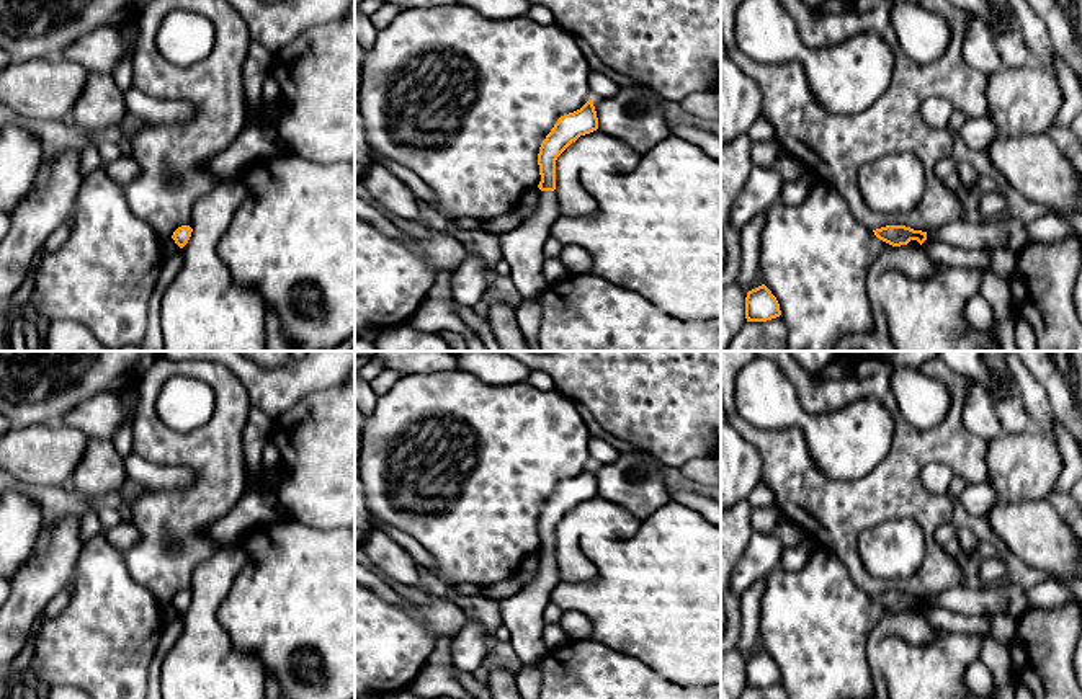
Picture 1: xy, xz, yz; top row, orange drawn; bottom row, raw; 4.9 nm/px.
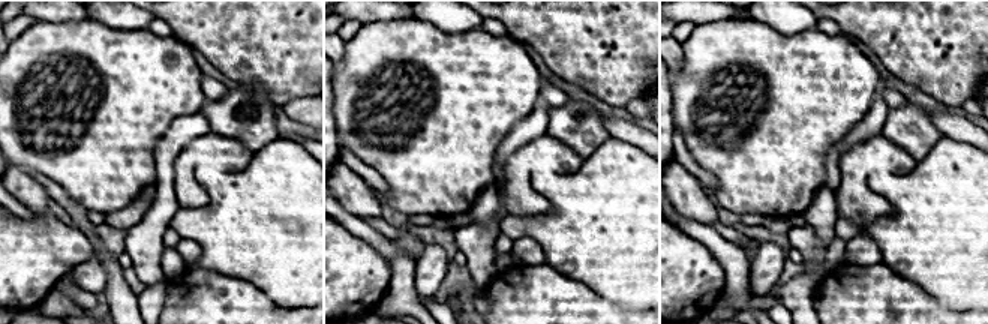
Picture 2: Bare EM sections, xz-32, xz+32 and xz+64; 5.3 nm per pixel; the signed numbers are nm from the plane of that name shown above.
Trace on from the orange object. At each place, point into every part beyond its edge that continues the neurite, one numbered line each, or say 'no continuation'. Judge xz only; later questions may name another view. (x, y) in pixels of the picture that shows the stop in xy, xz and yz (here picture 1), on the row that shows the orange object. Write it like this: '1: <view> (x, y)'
1: xz (523, 249)

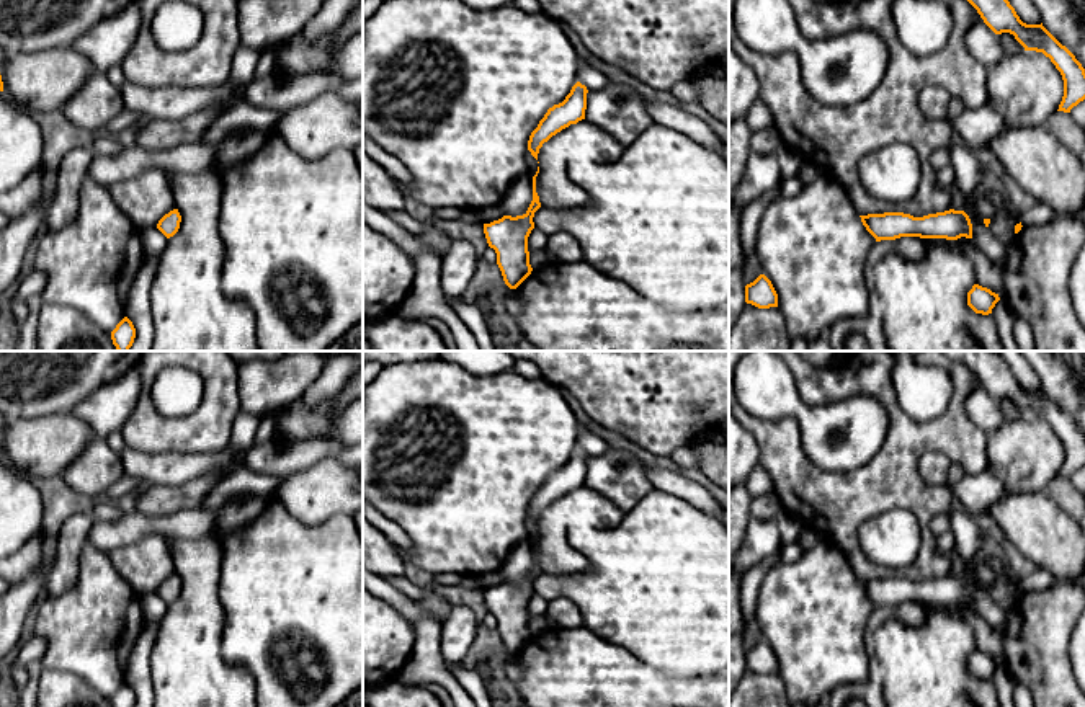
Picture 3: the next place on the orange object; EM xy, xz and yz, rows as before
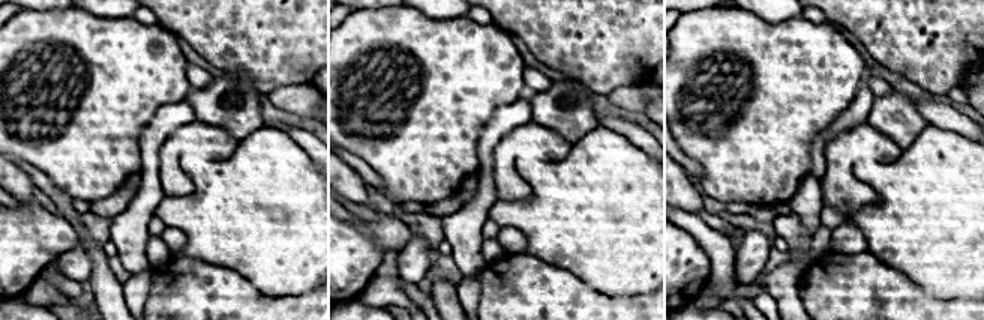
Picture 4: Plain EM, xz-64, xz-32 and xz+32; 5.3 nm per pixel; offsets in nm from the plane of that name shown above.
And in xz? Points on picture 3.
no continuation

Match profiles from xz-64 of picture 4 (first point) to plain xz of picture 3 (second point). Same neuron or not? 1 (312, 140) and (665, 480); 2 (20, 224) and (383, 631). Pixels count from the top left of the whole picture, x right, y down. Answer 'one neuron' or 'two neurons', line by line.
1: one neuron
2: one neuron

